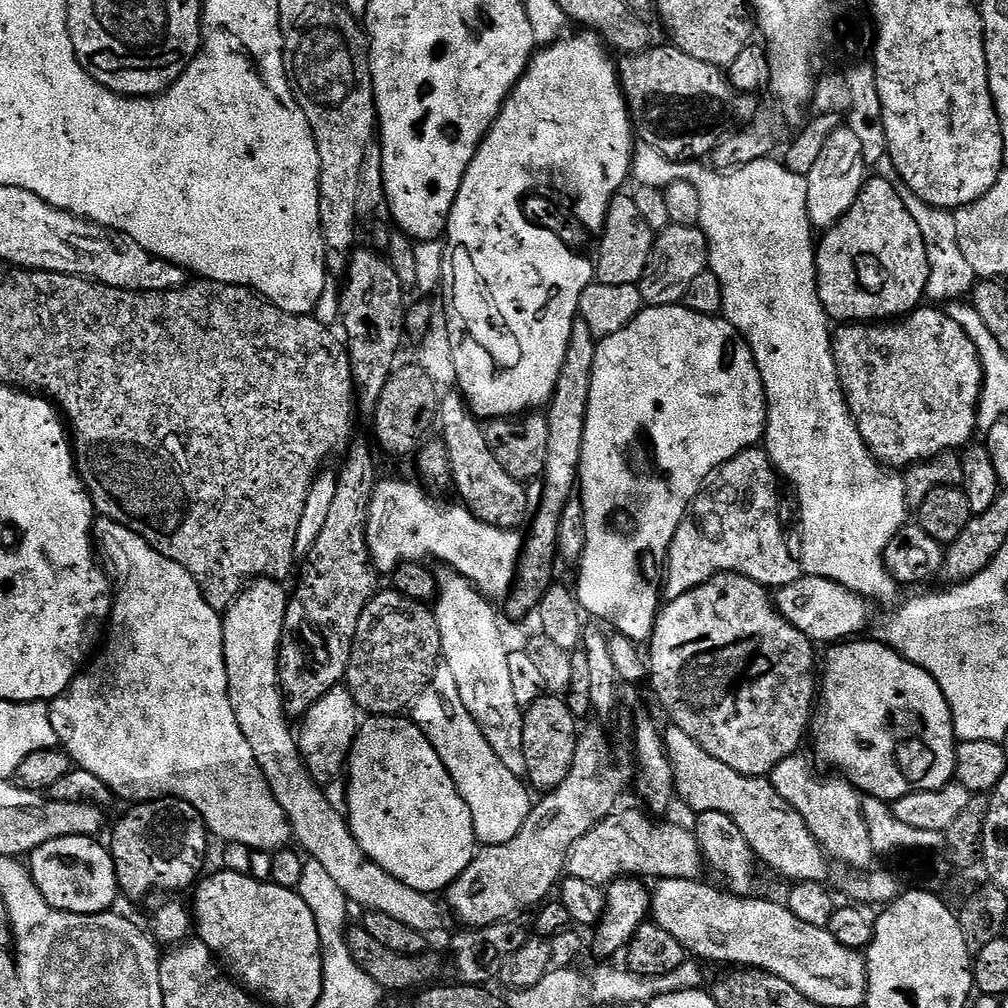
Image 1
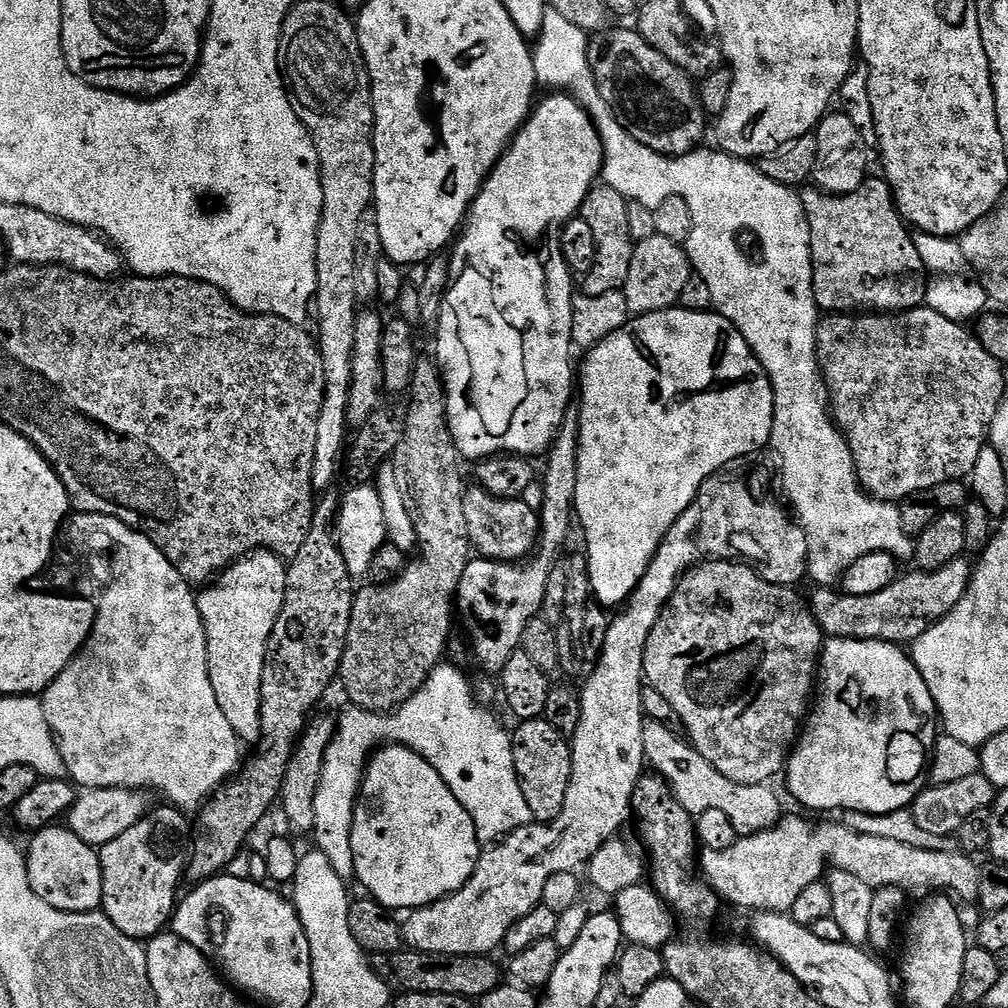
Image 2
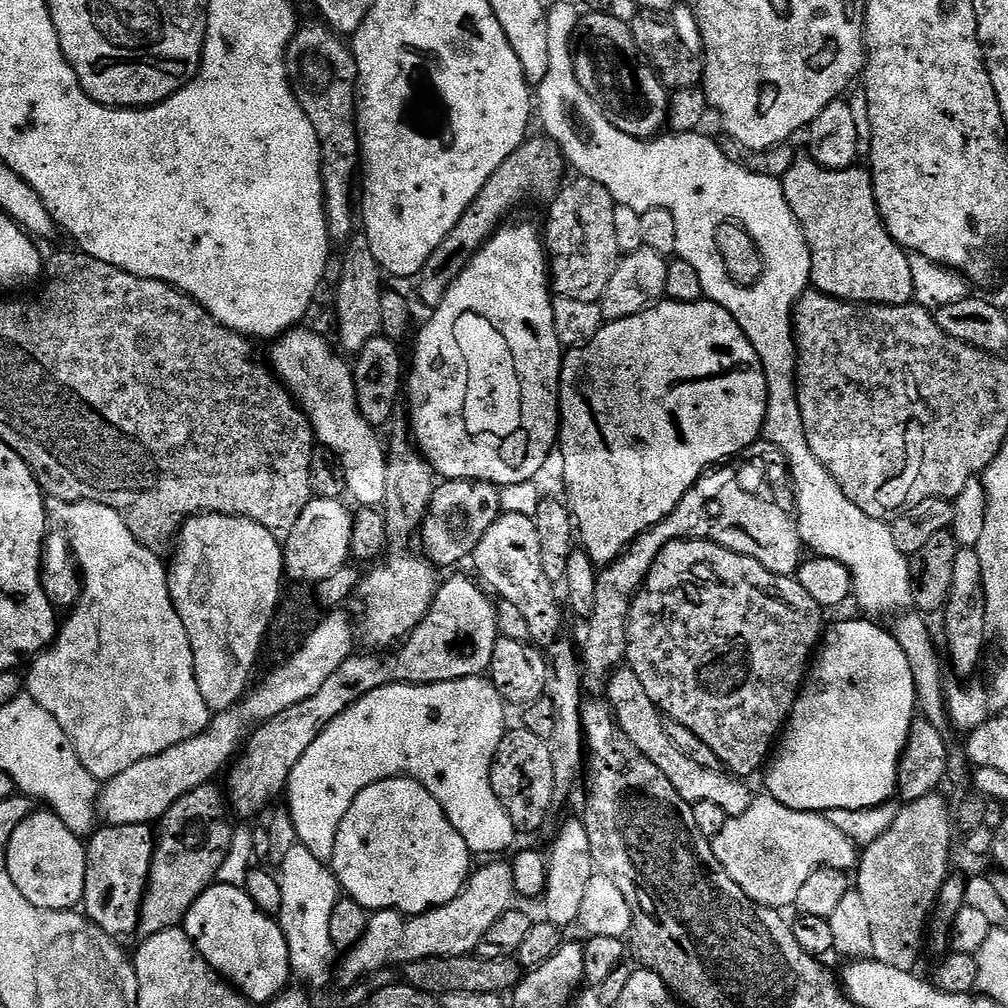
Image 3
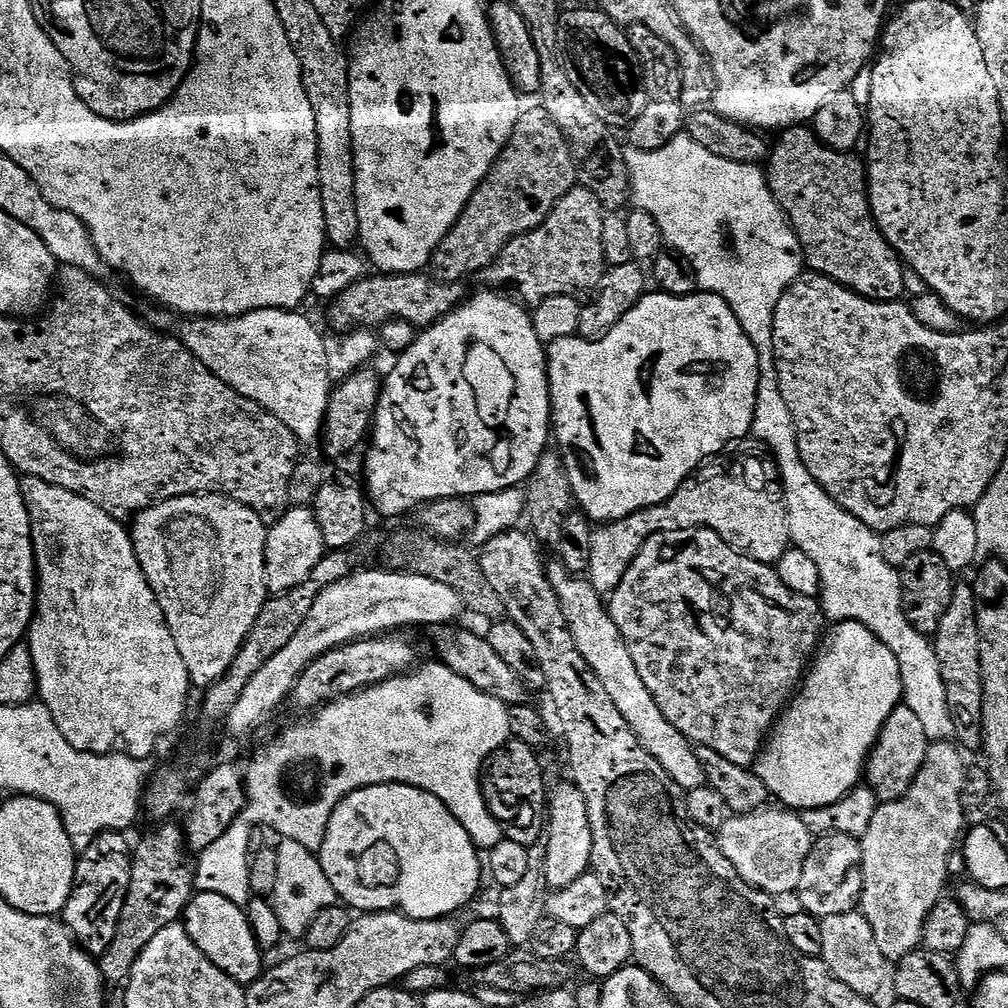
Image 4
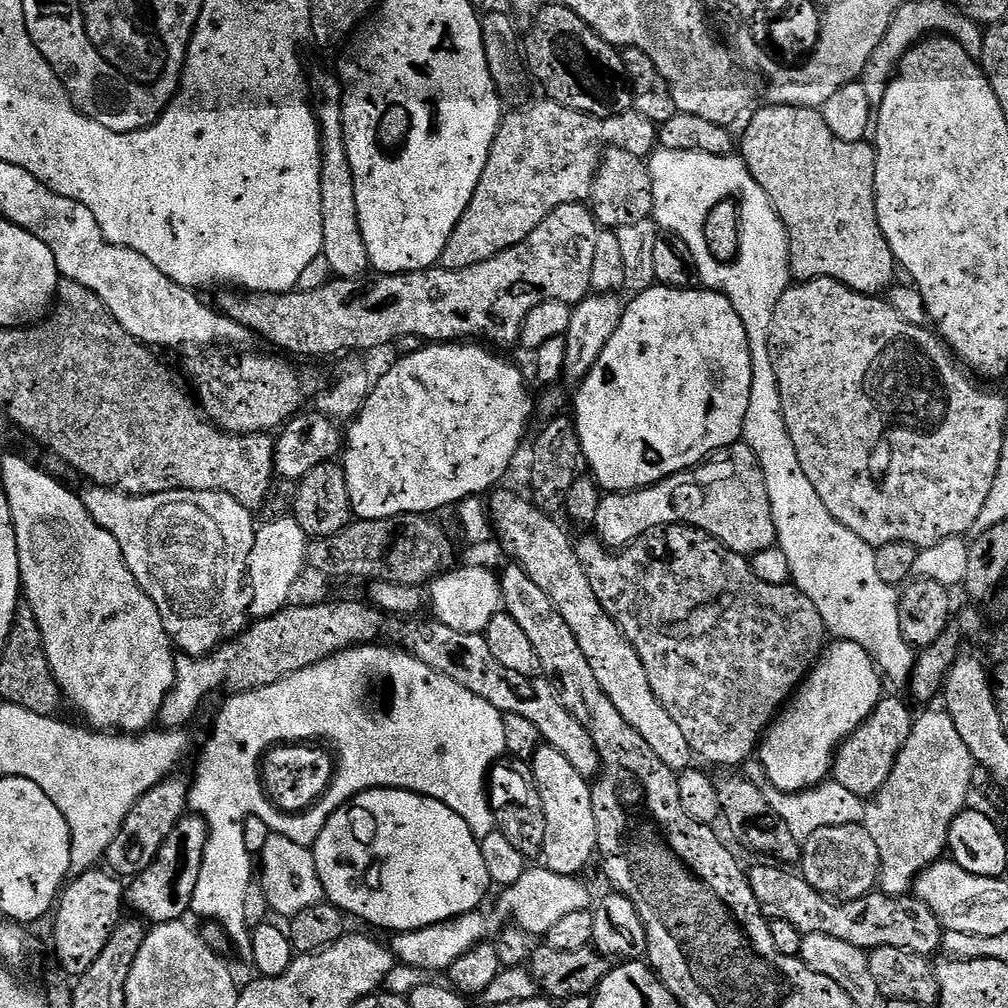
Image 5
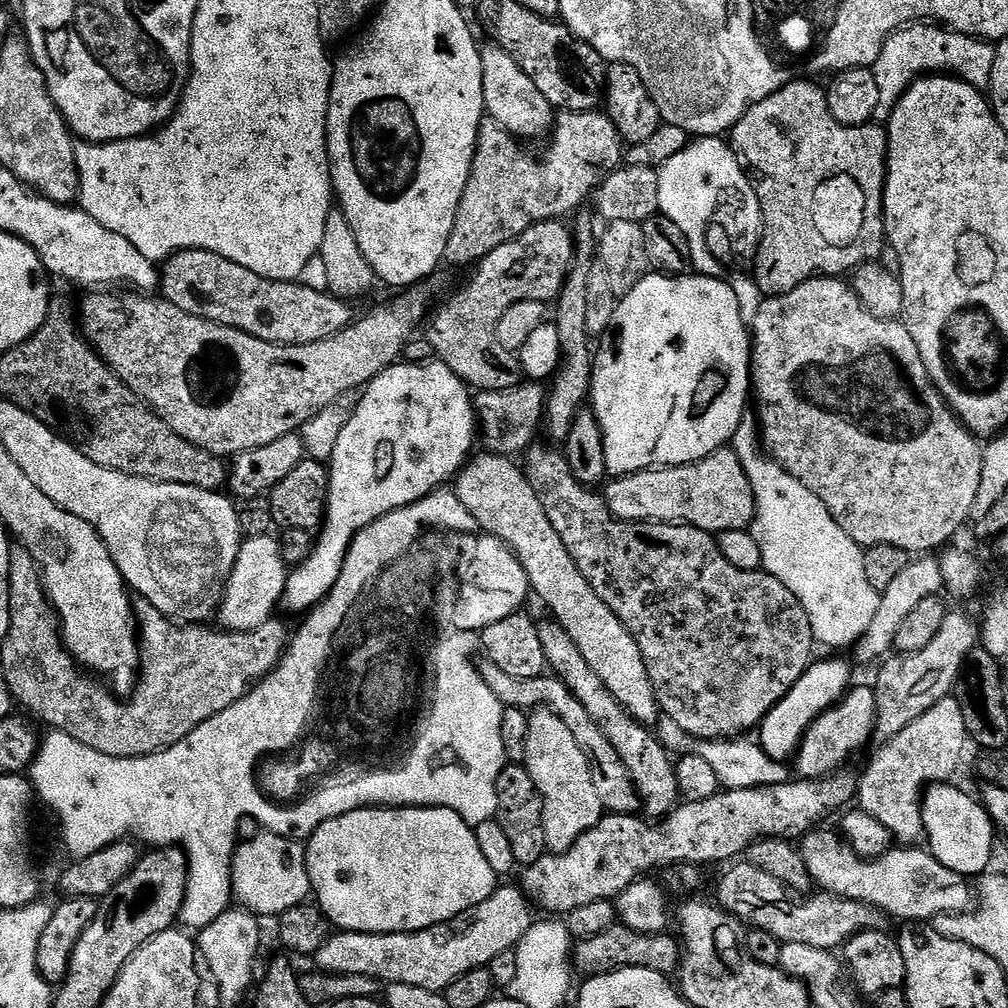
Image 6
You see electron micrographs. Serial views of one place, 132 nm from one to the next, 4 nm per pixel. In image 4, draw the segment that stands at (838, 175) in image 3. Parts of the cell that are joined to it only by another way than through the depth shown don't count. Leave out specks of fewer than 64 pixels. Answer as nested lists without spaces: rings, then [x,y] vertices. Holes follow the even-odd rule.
[[[793,126],[783,129],[770,148],[766,161],[768,189],[780,203],[792,229],[804,249],[805,265],[815,275],[825,276],[846,286],[867,300],[896,302],[905,295],[903,272],[905,265],[897,252],[888,244],[882,230],[872,218],[872,207],[868,201],[868,174],[866,164],[852,152],[839,152],[828,148],[808,126]]]

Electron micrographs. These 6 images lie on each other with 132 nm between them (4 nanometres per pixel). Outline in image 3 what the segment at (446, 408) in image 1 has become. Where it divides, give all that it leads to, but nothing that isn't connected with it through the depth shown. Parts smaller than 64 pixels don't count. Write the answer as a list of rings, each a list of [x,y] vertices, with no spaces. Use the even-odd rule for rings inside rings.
[[[505,511],[501,514],[494,526],[490,526],[486,534],[482,534],[482,542],[478,542],[472,552],[470,564],[476,567],[475,575],[500,600],[515,605],[526,618],[531,643],[551,646],[554,641],[561,639],[560,627],[564,624],[565,609],[562,607],[561,597],[560,600],[556,597],[557,585],[546,578],[546,570],[542,570],[542,546],[538,546],[538,526],[529,513],[528,516],[524,512]]]

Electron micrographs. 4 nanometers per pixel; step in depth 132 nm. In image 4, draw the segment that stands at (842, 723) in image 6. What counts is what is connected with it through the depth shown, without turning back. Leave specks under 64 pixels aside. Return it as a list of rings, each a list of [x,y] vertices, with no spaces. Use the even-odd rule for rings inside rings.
[[[900,703],[890,714],[890,718],[884,723],[880,736],[868,756],[866,765],[866,784],[877,796],[880,804],[889,804],[906,794],[922,770],[922,764],[926,762],[926,754],[930,741],[926,738],[926,729],[910,706]]]

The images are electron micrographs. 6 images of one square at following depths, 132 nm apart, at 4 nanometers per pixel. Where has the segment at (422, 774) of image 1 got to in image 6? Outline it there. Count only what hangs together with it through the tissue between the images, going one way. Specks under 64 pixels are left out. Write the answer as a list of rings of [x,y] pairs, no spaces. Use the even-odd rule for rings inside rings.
[[[359,808],[350,814],[342,814],[342,818],[330,818],[330,822],[322,822],[318,830],[306,841],[304,860],[308,864],[308,873],[312,883],[311,895],[316,896],[315,903],[328,919],[333,929],[346,932],[421,932],[435,924],[452,920],[455,916],[467,914],[486,898],[493,896],[498,887],[498,877],[490,870],[490,862],[478,850],[478,838],[474,828],[467,824],[454,810],[449,808]]]

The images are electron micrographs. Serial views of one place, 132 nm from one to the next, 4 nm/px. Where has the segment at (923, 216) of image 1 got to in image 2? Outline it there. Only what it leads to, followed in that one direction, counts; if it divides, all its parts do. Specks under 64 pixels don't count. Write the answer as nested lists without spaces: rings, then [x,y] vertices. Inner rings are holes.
[[[921,231],[913,235],[913,240],[923,260],[925,271],[929,274],[925,305],[951,320],[970,322],[977,319],[987,309],[988,294],[982,284],[984,282],[965,258],[959,241]]]

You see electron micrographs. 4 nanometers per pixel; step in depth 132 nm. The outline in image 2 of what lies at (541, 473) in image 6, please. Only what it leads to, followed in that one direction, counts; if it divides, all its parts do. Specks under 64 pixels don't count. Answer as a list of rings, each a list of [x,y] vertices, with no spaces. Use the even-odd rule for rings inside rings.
[[[705,559],[688,569],[676,584],[676,589],[668,599],[668,603],[662,610],[656,625],[650,630],[650,638],[646,642],[646,654],[644,655],[645,681],[678,714],[678,718],[684,723],[684,732],[692,747],[710,762],[722,774],[726,774],[731,780],[739,784],[762,784],[771,781],[771,776],[776,776],[785,771],[786,761],[790,755],[790,749],[798,739],[798,733],[802,728],[802,721],[810,708],[810,697],[814,692],[814,681],[818,676],[818,661],[826,639],[826,633],[820,629],[820,623],[812,616],[812,609],[802,597],[796,593],[795,587],[787,584],[771,584],[760,577],[755,567],[735,560]]]

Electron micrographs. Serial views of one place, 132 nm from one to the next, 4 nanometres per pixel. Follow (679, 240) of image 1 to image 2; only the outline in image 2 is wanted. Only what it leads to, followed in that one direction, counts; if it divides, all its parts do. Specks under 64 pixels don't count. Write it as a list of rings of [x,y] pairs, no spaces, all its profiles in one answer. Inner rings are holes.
[[[655,235],[635,241],[630,258],[630,274],[626,274],[622,289],[629,313],[657,312],[679,305],[682,289],[693,275],[687,251],[670,238]]]

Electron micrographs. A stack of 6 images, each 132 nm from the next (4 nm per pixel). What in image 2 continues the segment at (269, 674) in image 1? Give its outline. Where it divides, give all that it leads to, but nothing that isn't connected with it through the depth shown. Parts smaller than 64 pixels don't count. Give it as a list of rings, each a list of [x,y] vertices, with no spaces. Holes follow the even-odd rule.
[[[253,550],[246,558],[240,558],[229,564],[196,598],[206,634],[210,686],[214,686],[214,698],[218,698],[218,706],[222,706],[222,712],[226,714],[226,722],[230,722],[236,739],[245,745],[252,743],[255,745],[260,740],[262,666],[266,658],[268,639],[274,630],[274,622],[278,622],[278,614],[284,605],[287,581],[288,570],[281,557],[275,552]]]

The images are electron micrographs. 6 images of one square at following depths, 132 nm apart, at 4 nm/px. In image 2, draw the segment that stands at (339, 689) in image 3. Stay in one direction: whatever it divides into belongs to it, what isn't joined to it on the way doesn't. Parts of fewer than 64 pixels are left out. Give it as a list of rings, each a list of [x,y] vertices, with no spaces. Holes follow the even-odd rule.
[[[572,406],[565,413],[560,429],[552,439],[552,447],[546,453],[548,461],[544,464],[544,501],[538,504],[538,551],[529,555],[523,562],[469,559],[464,573],[460,576],[460,582],[454,589],[454,604],[459,615],[460,612],[464,615],[464,624],[468,627],[472,648],[476,651],[477,658],[492,674],[499,673],[513,652],[520,648],[520,639],[528,620],[532,616],[541,615],[548,578],[556,564],[556,554],[560,550],[560,544],[567,542],[572,524],[574,528],[579,437],[580,409]]]

